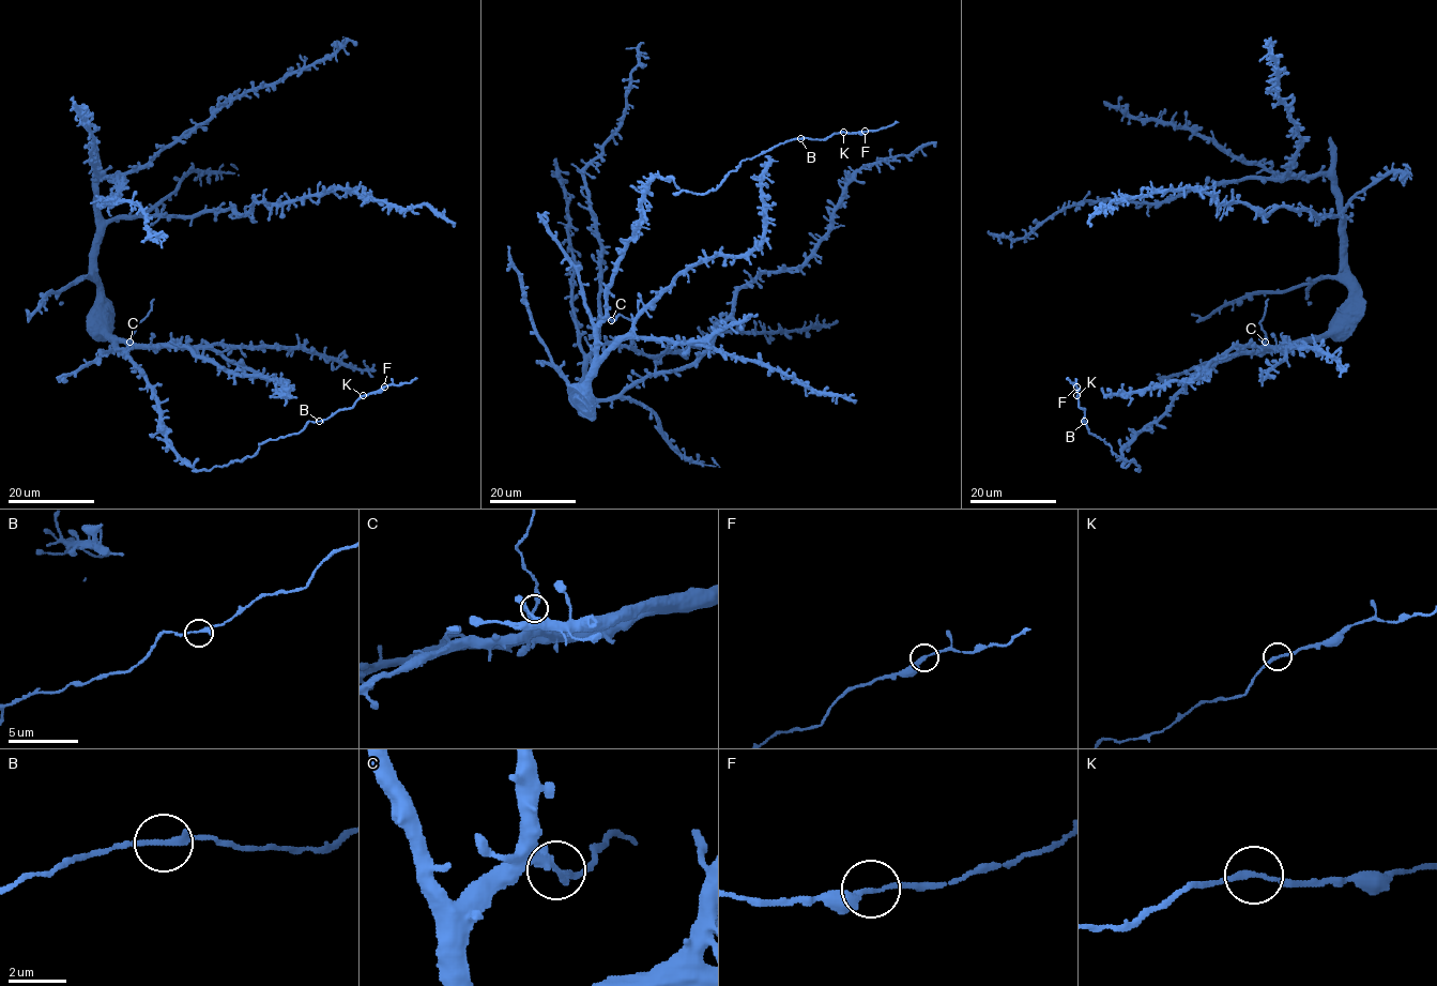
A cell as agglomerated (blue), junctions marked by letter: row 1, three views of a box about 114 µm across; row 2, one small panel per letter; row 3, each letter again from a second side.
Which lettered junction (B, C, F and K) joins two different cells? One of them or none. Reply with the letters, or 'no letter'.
C

